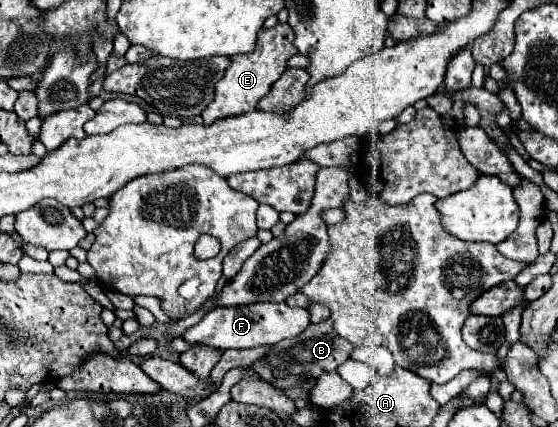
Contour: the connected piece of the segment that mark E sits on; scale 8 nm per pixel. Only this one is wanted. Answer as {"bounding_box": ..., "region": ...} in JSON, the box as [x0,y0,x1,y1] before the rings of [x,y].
{"bounding_box":[202,24,298,124],"region":[[[278,24],[274,28],[262,28],[256,40],[256,48],[252,52],[236,54],[230,58],[232,62],[224,78],[216,84],[216,98],[202,112],[204,124],[212,124],[214,120],[224,118],[224,116],[238,116],[242,112],[254,110],[258,106],[258,100],[266,96],[272,84],[288,70],[288,60],[294,54],[298,54],[292,42],[294,42],[294,30],[288,24]]]}

